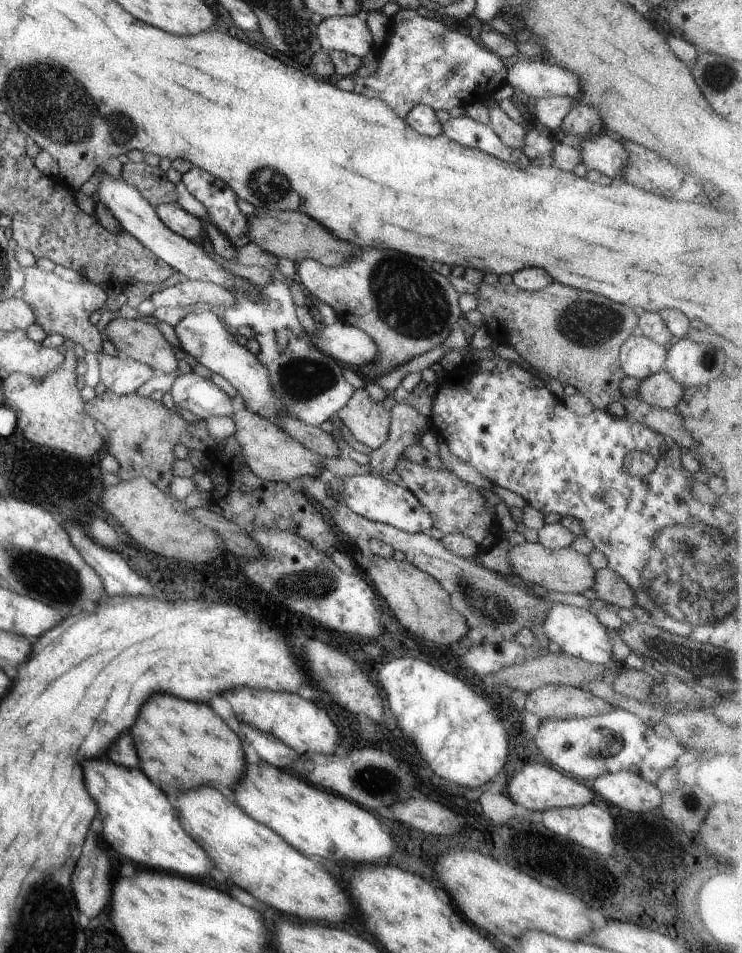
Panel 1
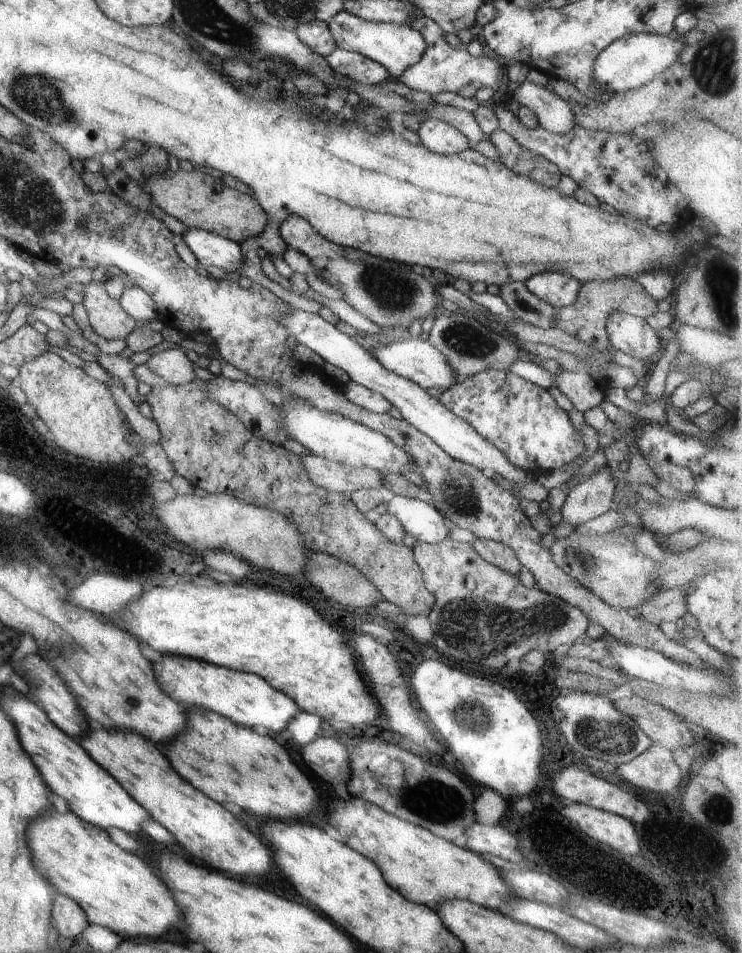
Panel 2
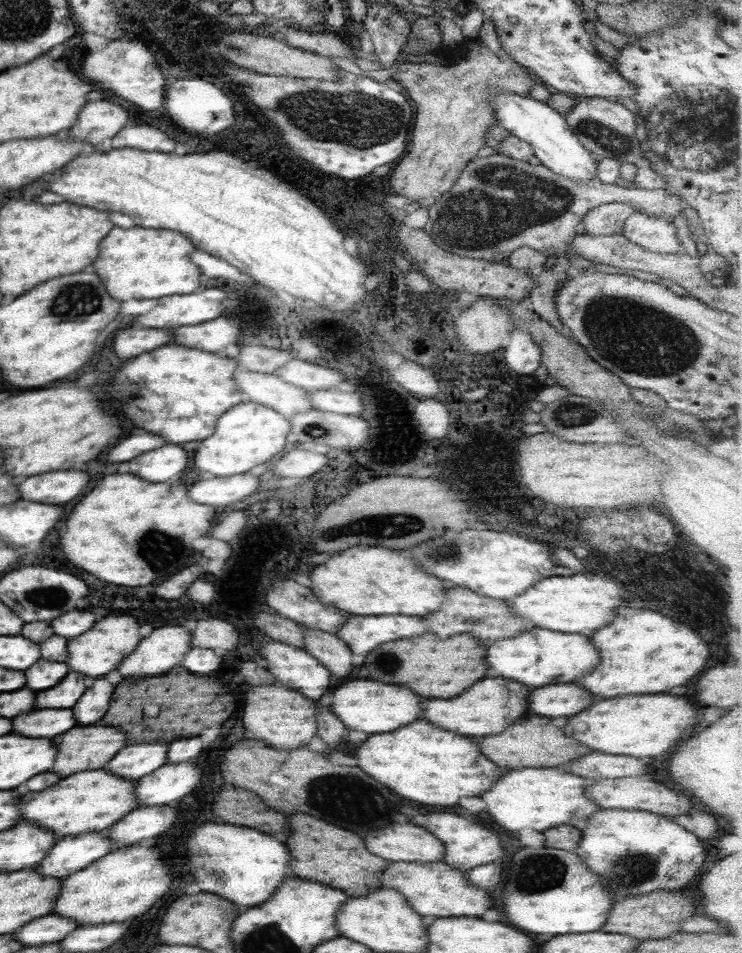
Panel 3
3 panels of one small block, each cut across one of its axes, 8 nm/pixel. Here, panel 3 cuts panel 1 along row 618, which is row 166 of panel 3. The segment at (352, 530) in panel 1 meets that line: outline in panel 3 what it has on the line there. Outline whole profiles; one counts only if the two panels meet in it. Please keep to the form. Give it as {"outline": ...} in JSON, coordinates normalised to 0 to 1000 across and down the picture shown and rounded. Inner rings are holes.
{"outline":[[[666,162],[664,164],[658,164],[658,166],[644,166],[635,168],[617,184],[617,189],[609,194],[609,197],[600,201],[596,206],[596,211],[585,213],[578,219],[580,231],[575,236],[570,239],[598,262],[611,264],[612,267],[619,267],[631,271],[652,272],[660,275],[674,275],[683,272],[686,267],[701,260],[702,258],[713,258],[720,262],[726,262],[736,268],[749,268],[753,264],[763,264],[764,260],[770,257],[774,249],[779,244],[779,238],[782,237],[786,227],[794,222],[795,219],[803,218],[811,214],[819,214],[821,212],[840,212],[844,214],[850,214],[856,216],[861,222],[872,225],[873,228],[883,228],[884,226],[892,227],[898,226],[904,232],[914,225],[914,221],[925,216],[925,214],[918,210],[916,207],[904,205],[898,198],[867,198],[860,197],[844,197],[832,194],[830,192],[814,192],[805,187],[796,187],[795,189],[774,189],[772,187],[763,187],[761,185],[755,185],[747,183],[740,176],[733,173],[714,173],[709,169],[691,168],[685,164],[678,164],[677,162]]]}

